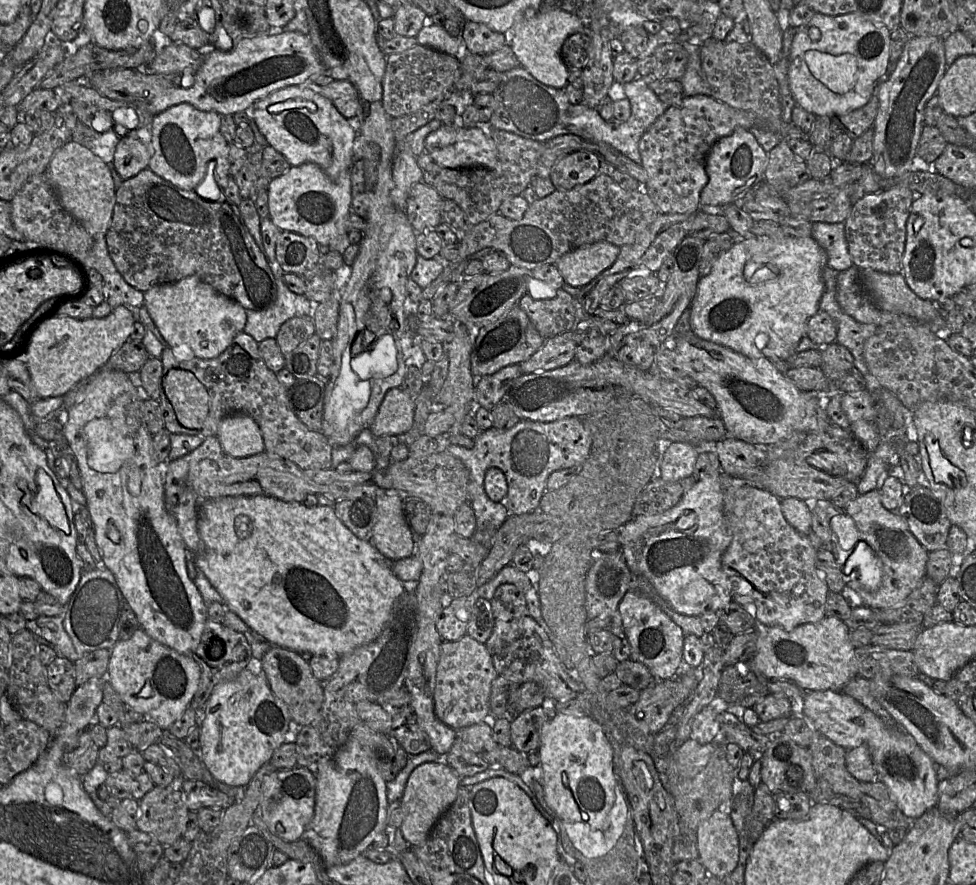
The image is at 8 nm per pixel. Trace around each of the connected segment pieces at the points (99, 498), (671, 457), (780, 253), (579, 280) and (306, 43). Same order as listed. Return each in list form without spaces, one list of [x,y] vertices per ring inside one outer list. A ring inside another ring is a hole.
[[[100,369],[88,378],[89,384],[85,387],[84,398],[80,402],[74,404],[69,410],[61,409],[57,412],[59,414],[58,417],[54,415],[53,417],[47,417],[44,420],[37,421],[34,430],[41,438],[49,441],[51,444],[67,443],[74,452],[83,483],[82,491],[87,501],[86,507],[91,513],[96,543],[101,552],[102,563],[113,573],[122,595],[136,614],[140,628],[161,644],[181,654],[191,655],[193,650],[198,646],[205,624],[209,619],[207,605],[196,588],[194,581],[188,576],[186,558],[188,557],[188,553],[191,552],[186,548],[182,540],[175,518],[168,512],[165,506],[164,484],[166,478],[166,461],[159,463],[154,459],[152,447],[153,435],[147,430],[143,418],[143,402],[145,396],[142,389],[136,385],[136,375],[129,375],[119,370]]]
[[[672,442],[665,451],[659,469],[659,478],[675,482],[693,474],[699,449],[689,442]]]
[[[812,237],[739,239],[710,273],[700,278],[688,310],[691,331],[703,340],[749,358],[768,358],[773,364],[776,360],[788,360],[796,353],[800,340],[807,336],[808,320],[819,311],[825,267],[825,252]],[[746,265],[753,265],[759,272],[774,267],[775,276],[752,284],[744,276]]]
[[[599,241],[565,253],[555,262],[555,266],[565,283],[581,288],[609,268],[619,252],[619,246]]]
[[[283,32],[277,35],[245,37],[234,42],[230,51],[213,50],[198,69],[191,87],[171,87],[156,96],[147,109],[157,115],[171,106],[188,103],[202,111],[218,114],[235,114],[245,111],[271,93],[299,86],[324,66],[309,35],[300,32]]]

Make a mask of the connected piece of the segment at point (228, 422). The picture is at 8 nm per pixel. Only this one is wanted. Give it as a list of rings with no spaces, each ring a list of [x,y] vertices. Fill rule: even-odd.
[[[243,412],[225,416],[218,426],[217,437],[223,452],[232,457],[247,457],[265,451],[259,425]]]

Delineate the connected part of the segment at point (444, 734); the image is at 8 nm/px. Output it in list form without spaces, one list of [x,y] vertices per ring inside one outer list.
[[[432,513],[425,533],[418,543],[417,556],[422,562],[422,572],[419,580],[412,586],[417,598],[417,623],[418,630],[411,653],[408,673],[404,686],[410,694],[409,706],[416,715],[419,726],[427,733],[431,750],[446,755],[457,737],[457,731],[442,723],[434,713],[434,689],[436,683],[436,672],[440,658],[440,645],[442,638],[437,631],[437,620],[442,609],[454,598],[446,591],[445,574],[448,541],[455,533],[454,517],[447,514]]]

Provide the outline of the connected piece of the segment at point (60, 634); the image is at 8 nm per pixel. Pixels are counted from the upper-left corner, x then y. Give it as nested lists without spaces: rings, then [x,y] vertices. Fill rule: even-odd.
[[[40,615],[34,620],[28,620],[26,628],[34,635],[38,635],[52,643],[56,654],[60,653],[60,656],[73,663],[78,660],[78,654],[64,629],[63,616]]]

